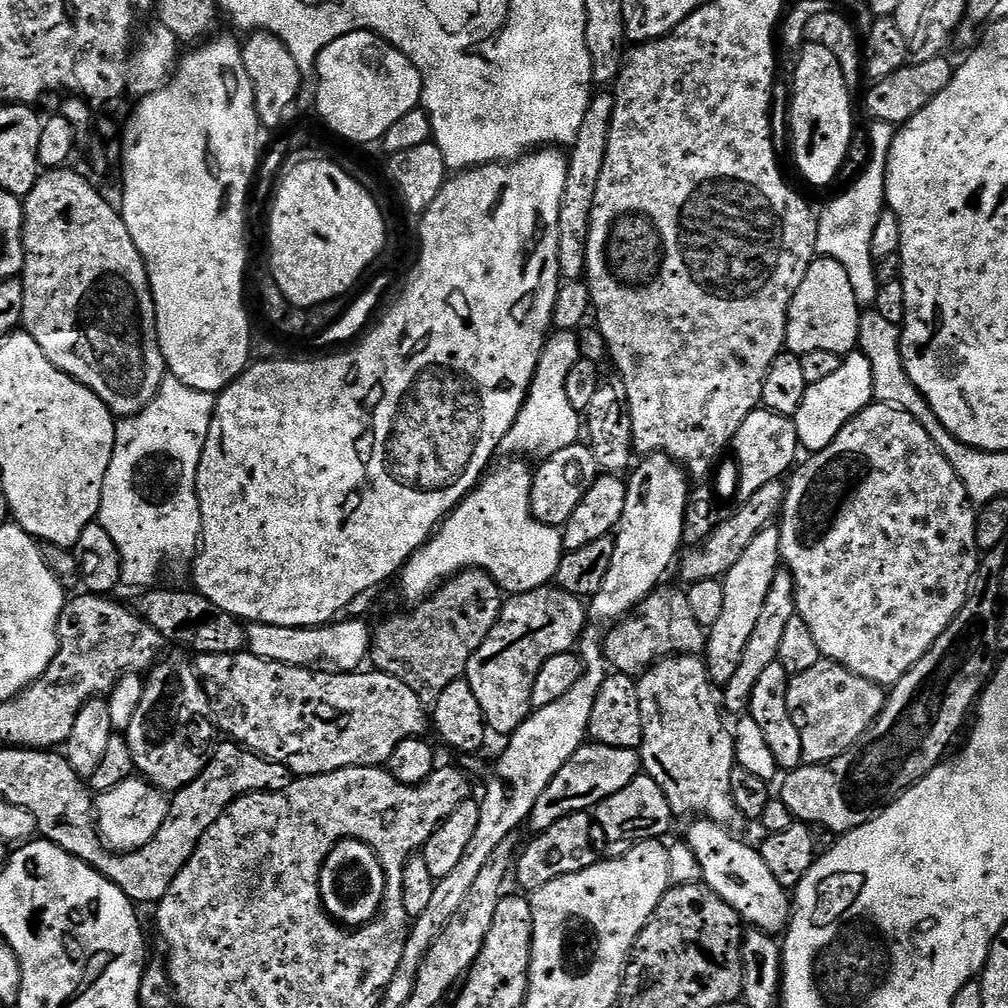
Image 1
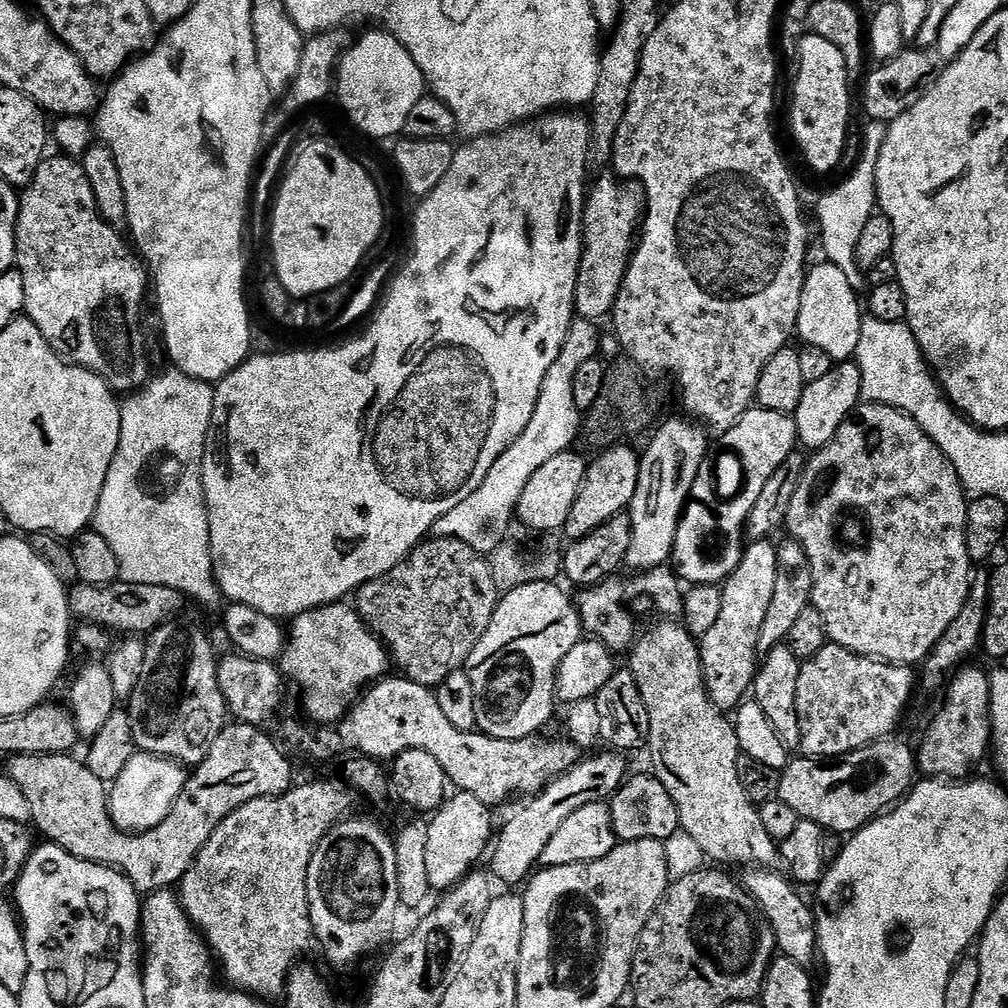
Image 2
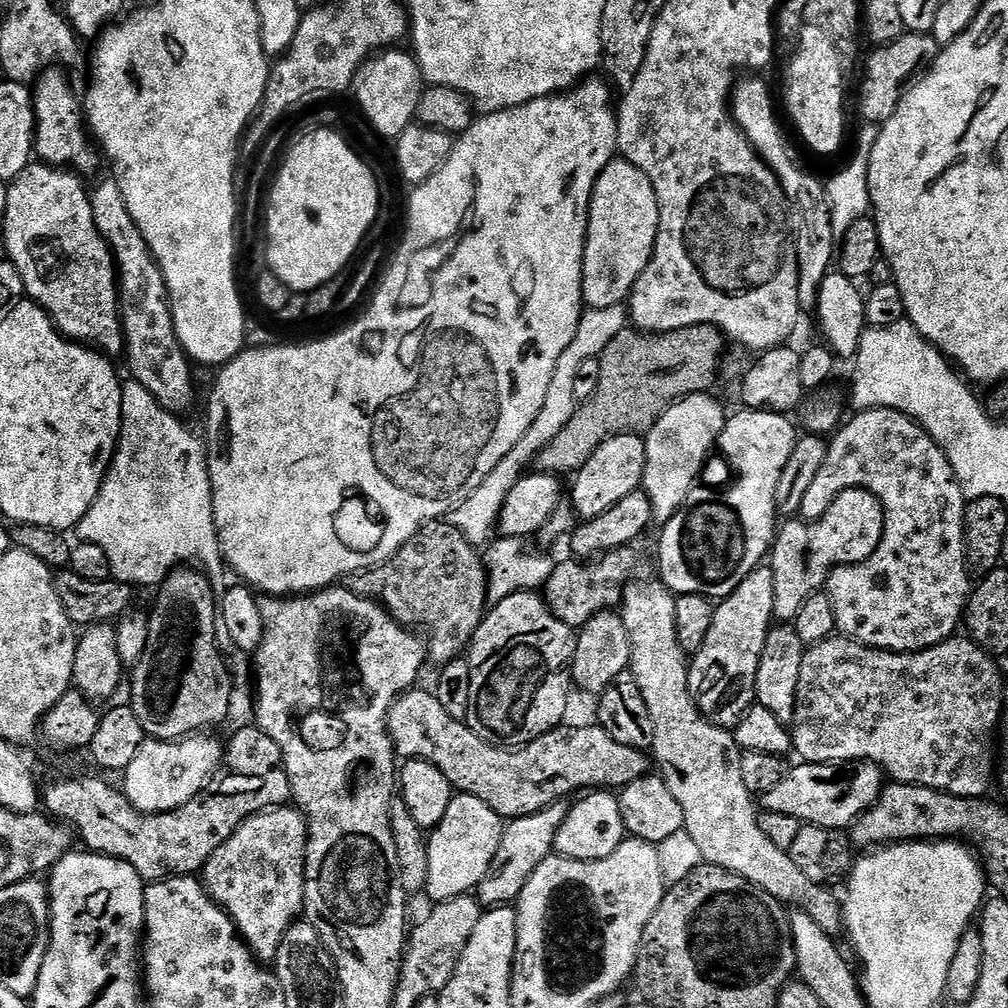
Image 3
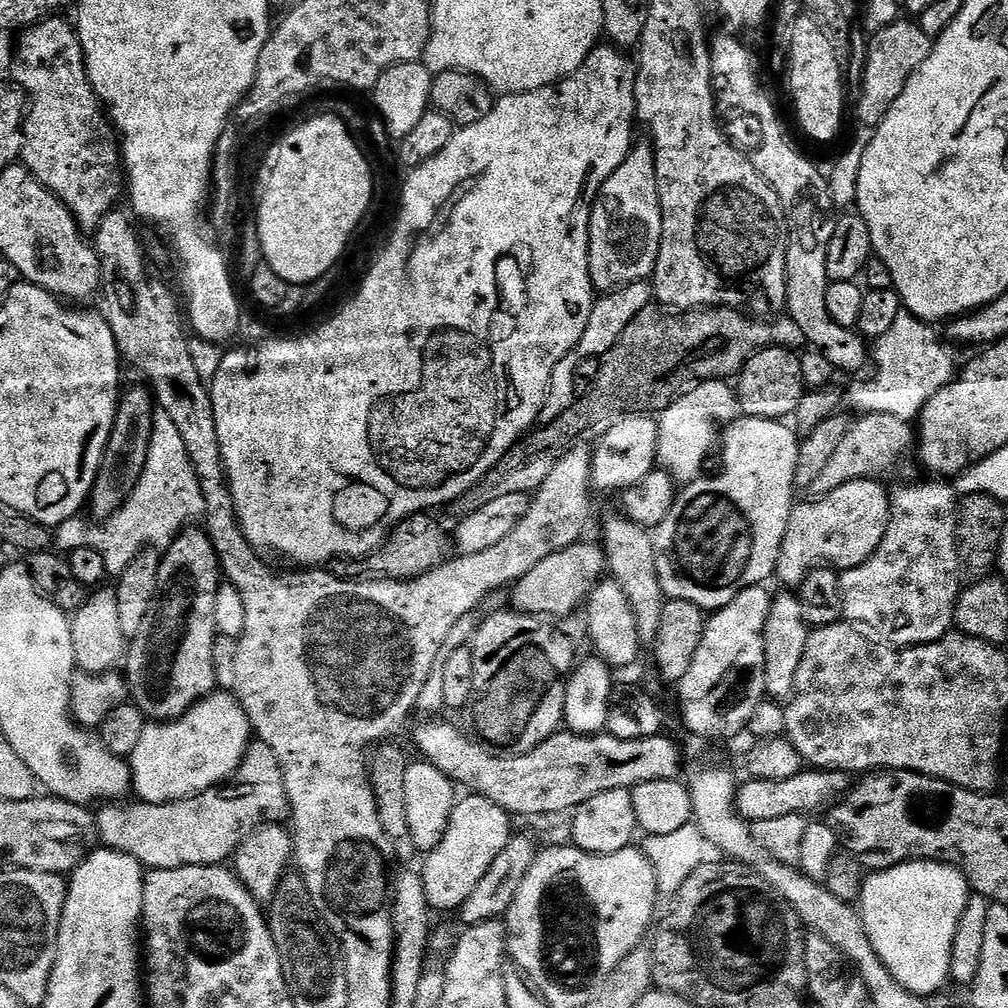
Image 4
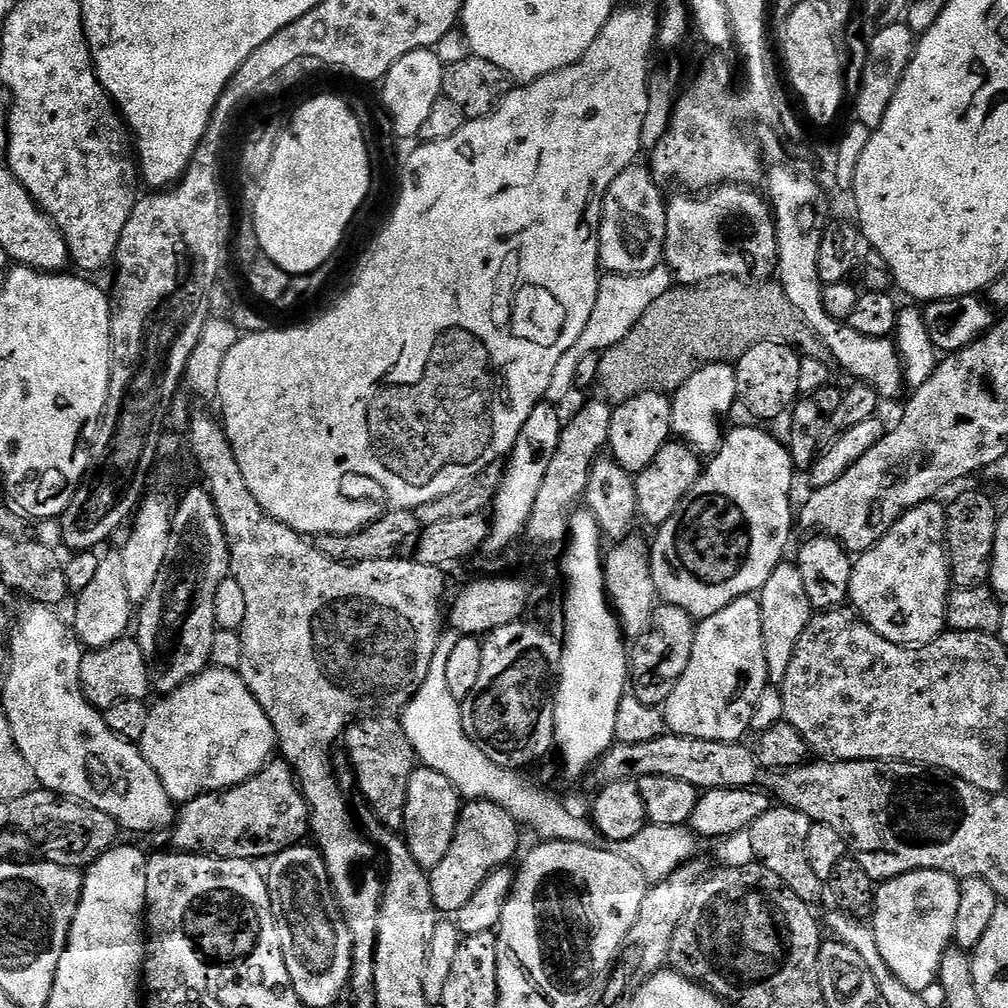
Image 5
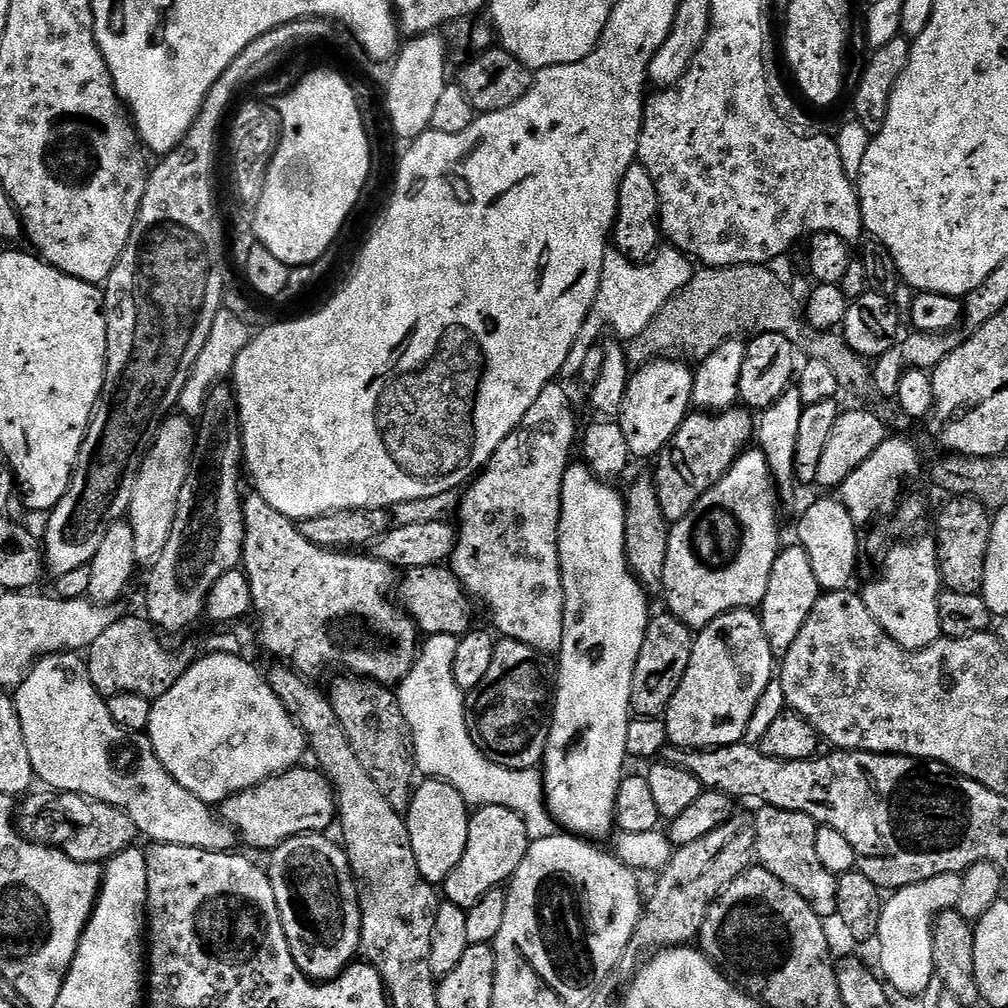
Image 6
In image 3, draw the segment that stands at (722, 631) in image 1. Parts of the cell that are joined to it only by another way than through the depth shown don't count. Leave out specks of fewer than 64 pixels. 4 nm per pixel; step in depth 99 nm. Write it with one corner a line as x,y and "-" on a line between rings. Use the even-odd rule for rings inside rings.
771,567
755,568
734,590
716,604
714,622
706,642
691,657
688,665
690,694
701,714
719,728
735,729
749,708
756,703
758,662
768,632
774,626
774,574

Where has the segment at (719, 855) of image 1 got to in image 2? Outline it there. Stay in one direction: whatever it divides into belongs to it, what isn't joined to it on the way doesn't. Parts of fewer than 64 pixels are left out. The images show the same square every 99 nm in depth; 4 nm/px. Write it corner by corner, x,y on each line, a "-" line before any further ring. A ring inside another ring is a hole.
752,870
747,873
746,878
743,877
742,883
746,891
752,895
756,900
756,905
760,907
761,912
770,922
770,926
774,930
774,938
776,939
776,946
779,955
788,956
794,962
798,962
802,967
811,969
812,963
817,963
818,949
816,946
816,913
813,905
808,904
799,896
797,885
793,883
787,875
781,874
779,876
776,870

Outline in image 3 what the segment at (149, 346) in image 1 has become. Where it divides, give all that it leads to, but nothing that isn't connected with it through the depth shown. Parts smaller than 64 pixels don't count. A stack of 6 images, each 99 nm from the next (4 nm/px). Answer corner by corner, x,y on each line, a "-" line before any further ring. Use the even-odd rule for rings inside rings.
33,162
8,184
4,220
7,259
22,274
27,299
47,312
56,329
109,358
123,353
124,324
120,321
116,262
94,226
89,189
77,173

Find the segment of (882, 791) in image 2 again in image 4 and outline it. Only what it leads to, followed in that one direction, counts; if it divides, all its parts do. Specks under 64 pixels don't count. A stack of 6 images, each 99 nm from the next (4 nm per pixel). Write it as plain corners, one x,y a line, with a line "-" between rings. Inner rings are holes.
805,770
794,774
794,778
782,778
782,782
745,779
736,793
736,810
749,825
769,818
783,818
786,814
823,813
840,803
854,787
854,780
846,772
827,770

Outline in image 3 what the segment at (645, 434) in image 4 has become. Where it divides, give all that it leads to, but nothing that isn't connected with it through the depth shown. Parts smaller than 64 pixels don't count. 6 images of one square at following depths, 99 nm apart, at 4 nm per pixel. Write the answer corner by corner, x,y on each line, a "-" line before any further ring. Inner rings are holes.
631,432
610,438
590,454
590,462
575,473
572,484
570,503
572,511
581,521
598,518
598,514
606,514
610,506
615,506
626,494
637,491
644,483
646,470
646,446
643,435

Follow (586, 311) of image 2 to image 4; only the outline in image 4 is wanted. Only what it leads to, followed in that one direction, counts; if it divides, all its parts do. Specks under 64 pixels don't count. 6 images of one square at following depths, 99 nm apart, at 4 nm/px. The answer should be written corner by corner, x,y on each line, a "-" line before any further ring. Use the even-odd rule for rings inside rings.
637,143
628,151
628,157
606,178
600,187
600,193
592,204
590,218
590,278
593,289
597,293
613,292
616,288
624,288
628,284
639,284
647,281
656,271
658,250
662,242
662,206
658,202
658,182
656,181
656,154
651,143

